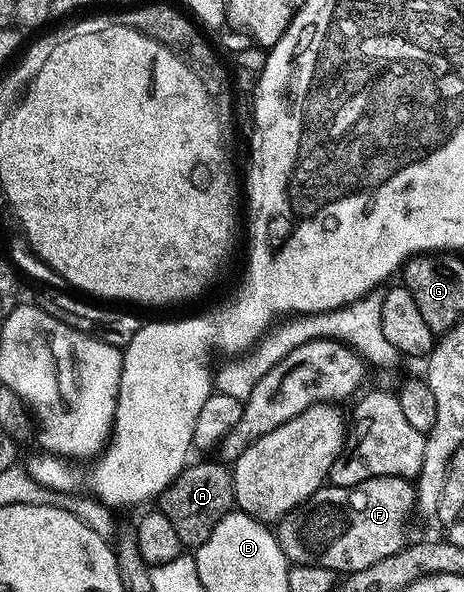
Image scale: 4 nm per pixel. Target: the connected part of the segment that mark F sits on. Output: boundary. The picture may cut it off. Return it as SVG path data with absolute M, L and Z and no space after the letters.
M380 476L359 486L323 484L308 500L278 519L278 543L286 561L293 565L354 574L372 568L384 556L392 556L407 545L406 525L415 510L416 486L409 478Z

